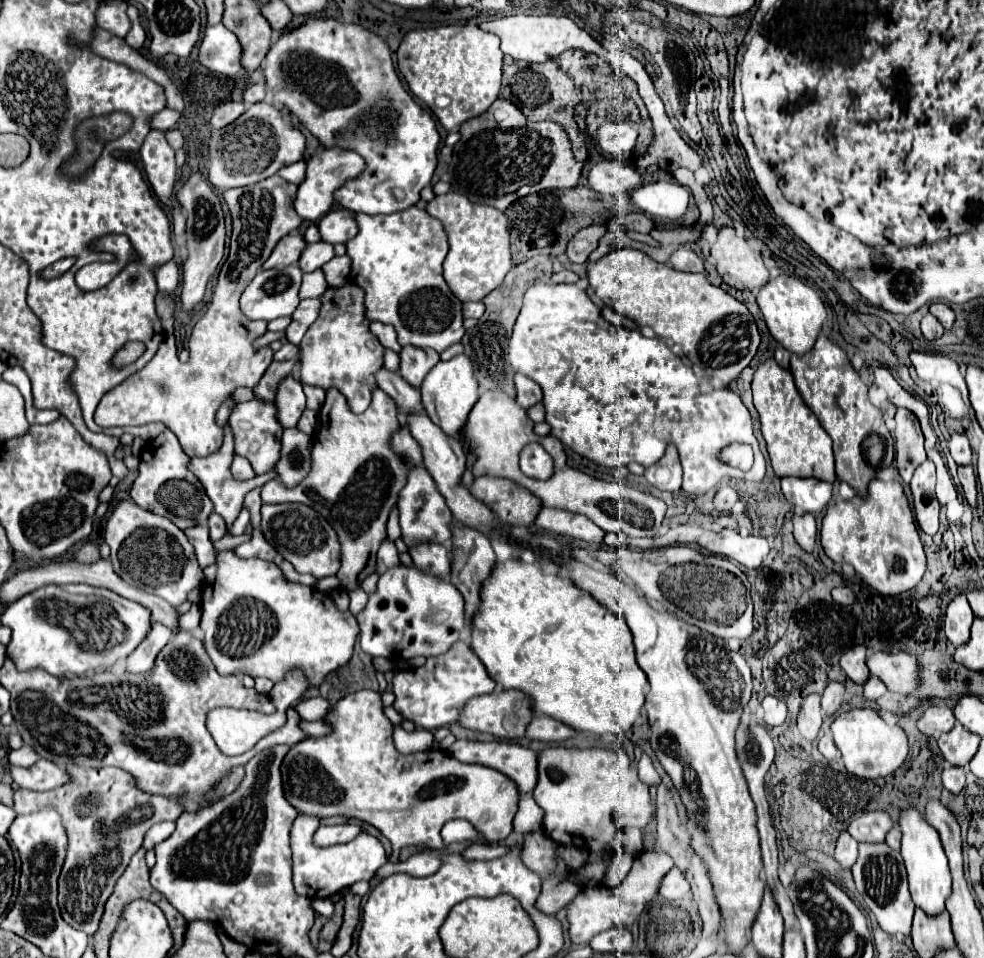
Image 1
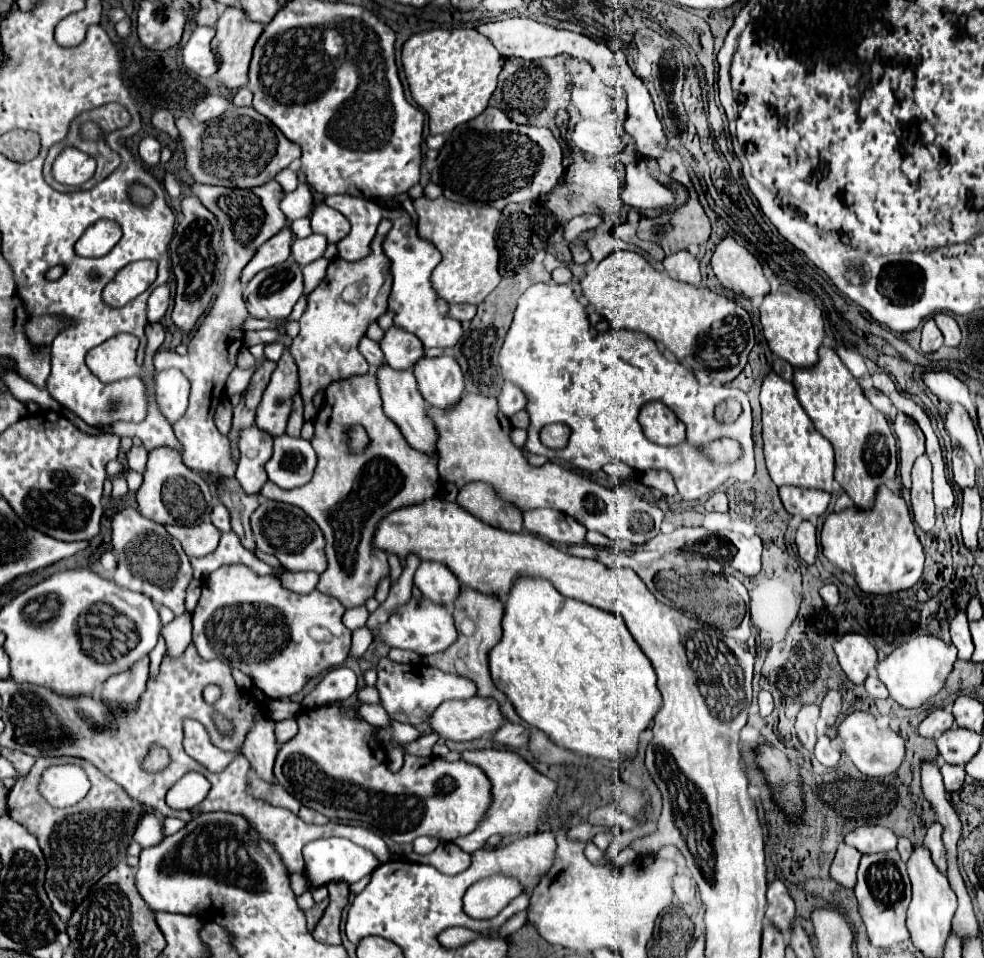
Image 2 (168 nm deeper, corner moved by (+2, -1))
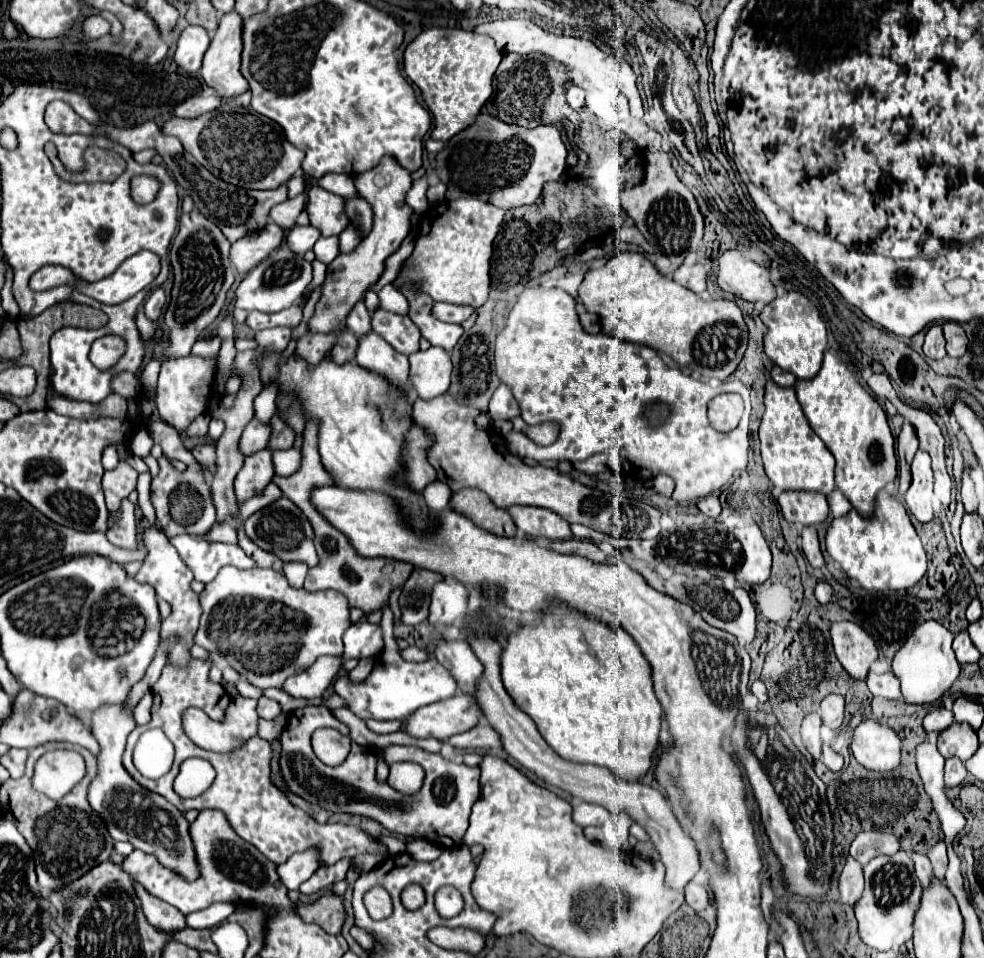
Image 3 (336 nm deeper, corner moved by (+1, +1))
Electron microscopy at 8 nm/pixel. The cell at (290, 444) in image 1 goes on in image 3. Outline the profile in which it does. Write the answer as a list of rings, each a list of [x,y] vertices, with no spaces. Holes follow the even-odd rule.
[[[290,448],[290,450],[278,450],[278,454],[272,454],[272,462],[274,462],[274,470],[278,476],[290,476],[294,474],[294,470],[298,470],[302,460],[300,450]]]

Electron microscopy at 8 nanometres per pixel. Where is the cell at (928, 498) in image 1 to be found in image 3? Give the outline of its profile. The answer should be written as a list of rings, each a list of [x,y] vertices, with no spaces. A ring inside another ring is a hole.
[[[918,450],[912,462],[912,484],[904,496],[906,506],[920,522],[932,520],[932,468],[930,454]]]

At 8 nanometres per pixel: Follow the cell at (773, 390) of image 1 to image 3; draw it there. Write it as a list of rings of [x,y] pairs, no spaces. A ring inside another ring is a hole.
[[[772,380],[766,384],[766,412],[760,423],[760,452],[770,482],[780,490],[812,490],[830,494],[835,489],[835,459],[810,428],[794,388],[782,388]]]

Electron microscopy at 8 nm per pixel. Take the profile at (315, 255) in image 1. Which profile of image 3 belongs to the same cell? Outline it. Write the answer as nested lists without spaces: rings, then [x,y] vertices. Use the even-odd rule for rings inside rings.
[[[294,226],[286,234],[286,244],[296,254],[304,254],[304,252],[312,250],[312,246],[316,244],[318,238],[320,238],[318,228],[314,228],[314,226]]]

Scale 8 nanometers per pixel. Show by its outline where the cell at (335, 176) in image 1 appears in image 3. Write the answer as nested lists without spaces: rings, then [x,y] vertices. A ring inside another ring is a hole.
[[[304,194],[296,196],[296,198],[290,198],[290,200],[284,200],[280,204],[276,204],[272,210],[270,210],[270,220],[274,224],[278,224],[282,230],[290,230],[294,224],[296,224],[296,218],[298,214],[304,210],[304,204],[306,204],[306,198]]]

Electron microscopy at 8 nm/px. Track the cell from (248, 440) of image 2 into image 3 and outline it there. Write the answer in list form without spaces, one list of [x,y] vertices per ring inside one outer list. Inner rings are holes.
[[[260,450],[258,454],[244,458],[244,466],[234,482],[236,502],[242,504],[244,500],[260,494],[272,482],[272,476],[274,476],[274,466],[270,450]]]

